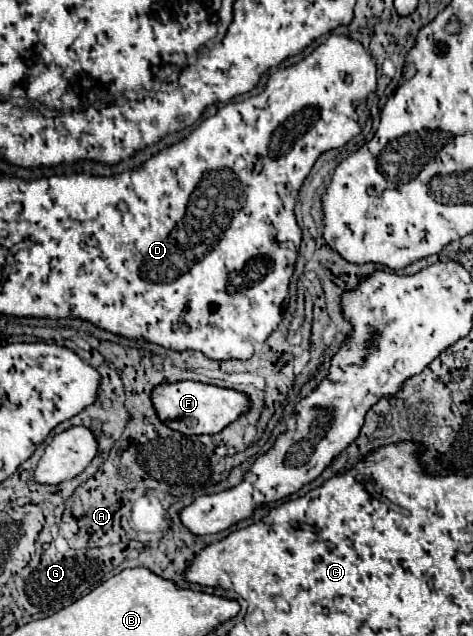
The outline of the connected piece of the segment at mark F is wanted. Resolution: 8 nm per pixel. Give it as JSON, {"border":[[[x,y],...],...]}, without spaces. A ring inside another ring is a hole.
{"border":[[[178,381],[170,385],[158,385],[158,389],[154,389],[154,409],[158,417],[174,431],[184,435],[214,435],[248,413],[250,397],[228,387],[206,385],[198,381]]]}

